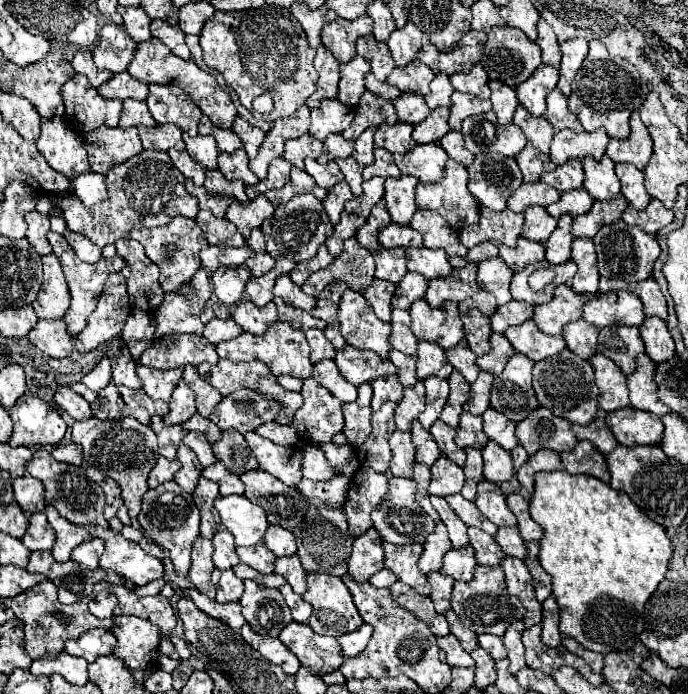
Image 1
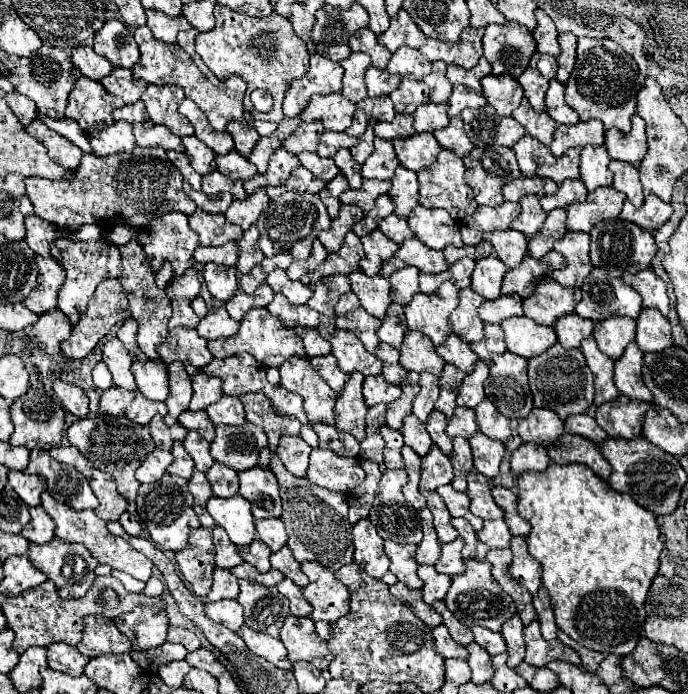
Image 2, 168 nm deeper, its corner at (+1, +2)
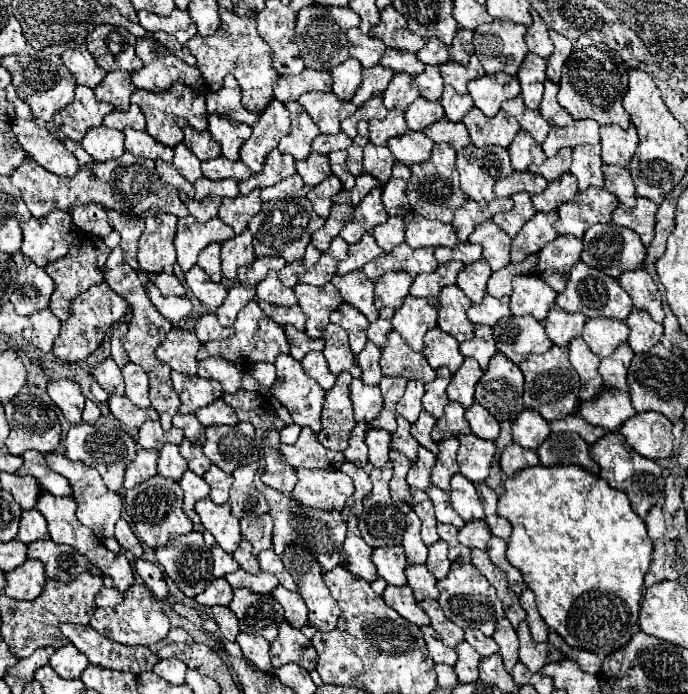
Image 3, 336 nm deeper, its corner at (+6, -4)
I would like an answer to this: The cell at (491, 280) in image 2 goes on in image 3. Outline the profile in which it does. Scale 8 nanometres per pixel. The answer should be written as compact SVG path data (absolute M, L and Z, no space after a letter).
M478 260L476 264L470 264L470 266L464 266L464 270L458 274L458 280L456 284L464 290L464 294L474 302L474 304L480 304L480 300L484 298L486 294L486 282L490 278L492 270L488 268L488 264L482 260Z

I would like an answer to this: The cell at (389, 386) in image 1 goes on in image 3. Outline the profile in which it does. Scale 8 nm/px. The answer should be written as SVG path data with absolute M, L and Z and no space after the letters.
M352 380L350 398L354 404L354 418L370 422L384 408L384 396L378 386L366 386L362 380Z

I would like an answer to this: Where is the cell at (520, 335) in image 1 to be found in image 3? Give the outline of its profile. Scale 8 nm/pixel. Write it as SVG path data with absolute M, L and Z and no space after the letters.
M532 316L510 318L494 328L494 340L498 350L514 364L524 362L530 354L546 352L552 340L544 332L544 324Z

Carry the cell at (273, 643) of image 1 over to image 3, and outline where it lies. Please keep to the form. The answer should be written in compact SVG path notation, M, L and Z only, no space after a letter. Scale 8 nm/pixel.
M238 634L238 644L242 648L242 654L246 660L254 662L258 670L270 672L274 666L270 662L270 642L266 642L264 638L258 636L250 636L250 634Z

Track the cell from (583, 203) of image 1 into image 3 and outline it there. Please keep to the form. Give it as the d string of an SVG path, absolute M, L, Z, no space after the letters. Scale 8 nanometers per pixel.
M572 174L568 176L560 176L560 180L554 180L552 184L548 184L548 188L540 194L532 196L532 204L538 212L554 212L558 210L560 204L574 200L578 194L578 186L576 186L576 178Z

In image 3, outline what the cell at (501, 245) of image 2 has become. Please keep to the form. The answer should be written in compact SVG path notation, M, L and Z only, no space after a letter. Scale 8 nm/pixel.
M492 220L476 226L476 232L470 236L472 244L480 244L484 248L484 260L490 264L492 270L500 270L510 262L510 248L512 248L512 238L508 234L500 232Z

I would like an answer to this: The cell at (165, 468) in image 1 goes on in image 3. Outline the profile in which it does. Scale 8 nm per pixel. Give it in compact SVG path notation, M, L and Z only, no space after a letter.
M140 448L140 452L132 460L132 464L128 464L128 468L126 468L124 488L130 490L136 484L140 484L142 480L148 480L148 478L156 476L156 462L158 462L158 452Z

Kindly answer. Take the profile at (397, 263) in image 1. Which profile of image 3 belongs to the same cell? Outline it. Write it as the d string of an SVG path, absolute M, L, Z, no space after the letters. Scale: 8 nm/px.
M364 234L360 242L350 244L348 246L348 258L344 262L340 262L338 274L350 274L356 270L362 270L364 264L368 264L370 260L374 260L376 256L382 256L384 250L376 244L372 234Z

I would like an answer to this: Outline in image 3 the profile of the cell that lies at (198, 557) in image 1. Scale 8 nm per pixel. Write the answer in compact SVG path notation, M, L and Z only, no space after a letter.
M190 532L186 536L172 538L164 548L154 550L156 560L176 586L194 598L212 580L212 552L206 548L202 532Z

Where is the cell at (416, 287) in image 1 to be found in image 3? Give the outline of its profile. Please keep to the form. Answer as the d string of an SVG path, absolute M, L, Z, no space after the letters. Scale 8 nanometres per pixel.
M390 272L376 280L376 300L388 308L400 308L402 300L408 296L414 278L408 272Z

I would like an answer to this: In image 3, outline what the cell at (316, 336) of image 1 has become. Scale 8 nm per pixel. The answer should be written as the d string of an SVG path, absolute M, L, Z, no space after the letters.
M290 324L284 326L288 344L290 344L290 354L296 360L302 360L308 352L322 352L324 350L324 340L312 340L306 332L300 332L296 328L292 328Z

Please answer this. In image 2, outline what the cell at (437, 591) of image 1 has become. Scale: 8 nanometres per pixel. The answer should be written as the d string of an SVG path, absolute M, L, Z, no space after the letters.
M419 566L417 568L419 578L423 580L423 600L427 604L433 604L435 600L443 600L449 586L451 586L451 578L439 574L433 566Z

